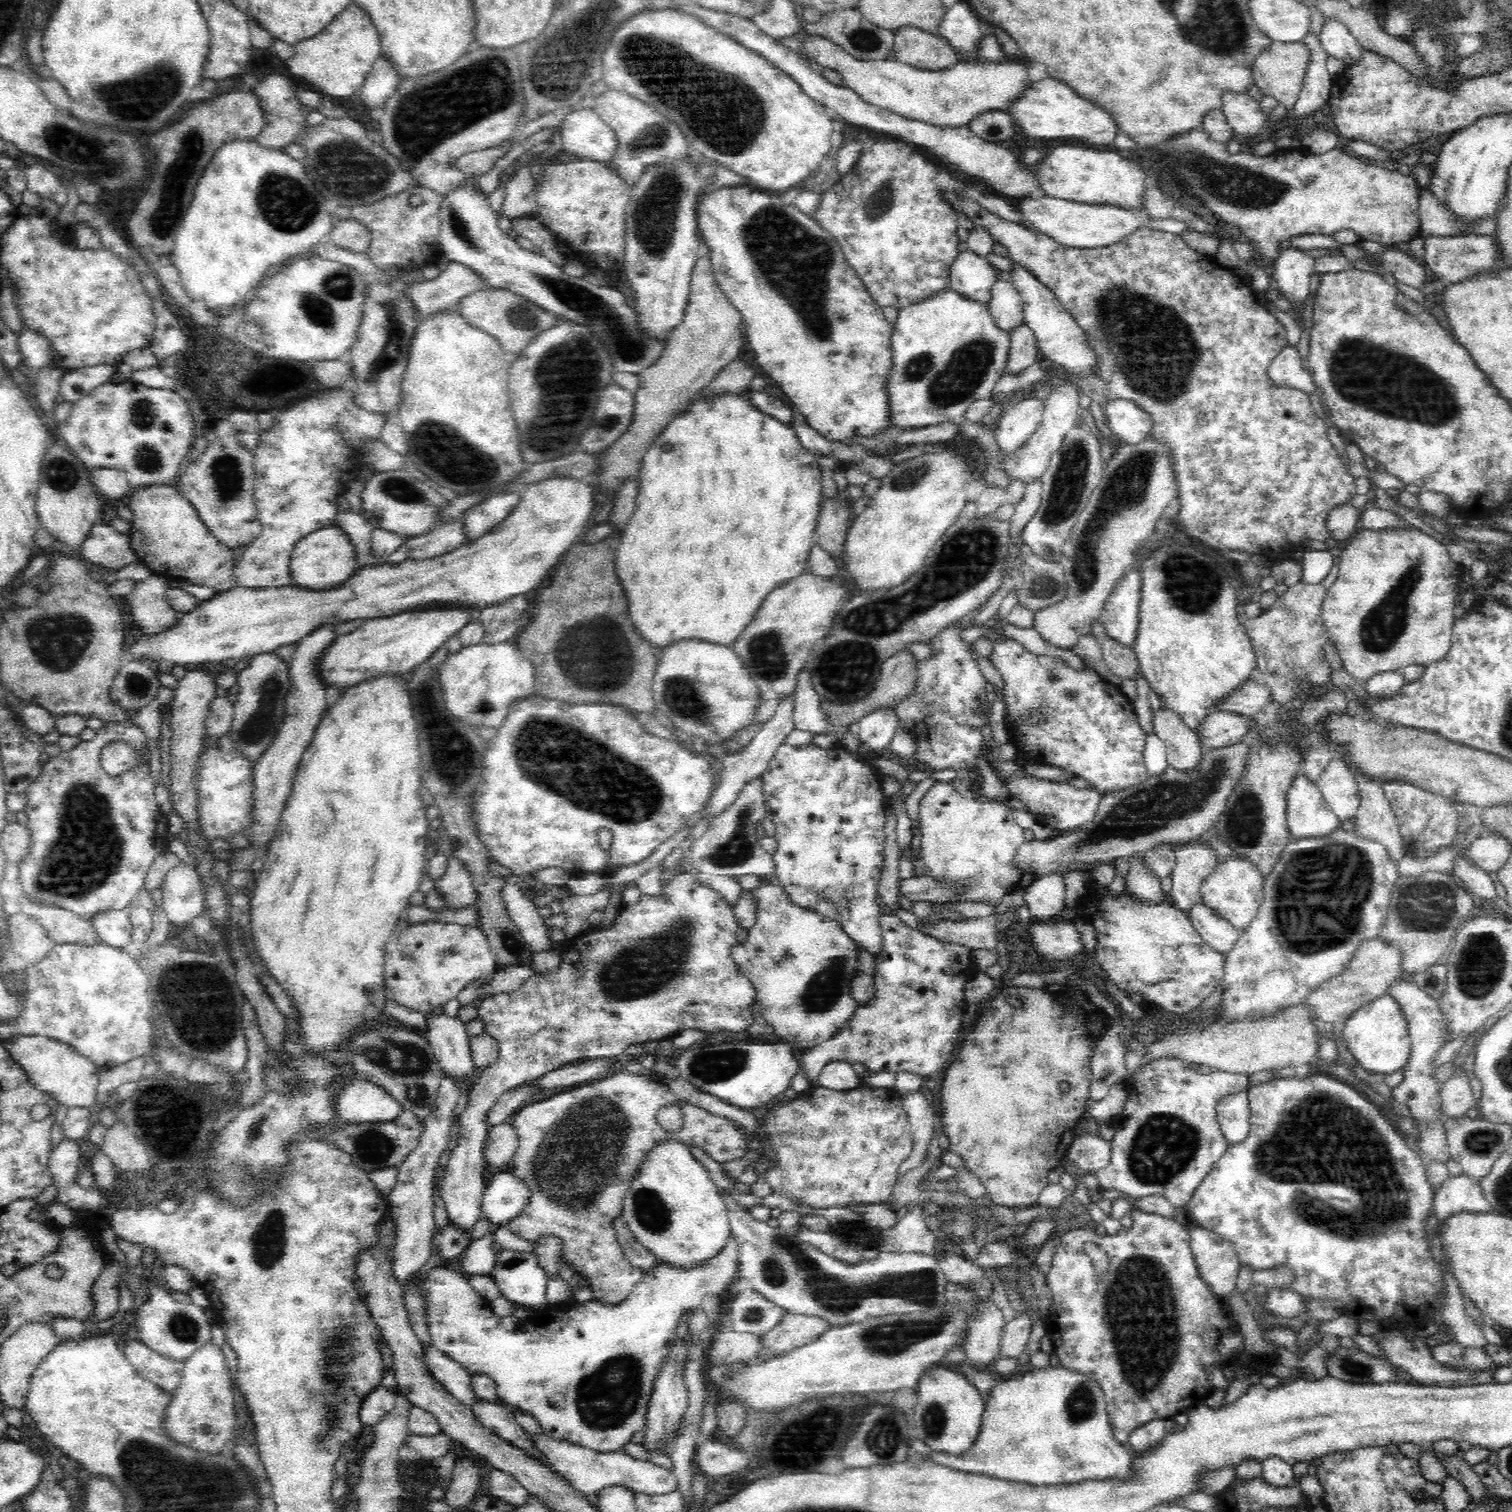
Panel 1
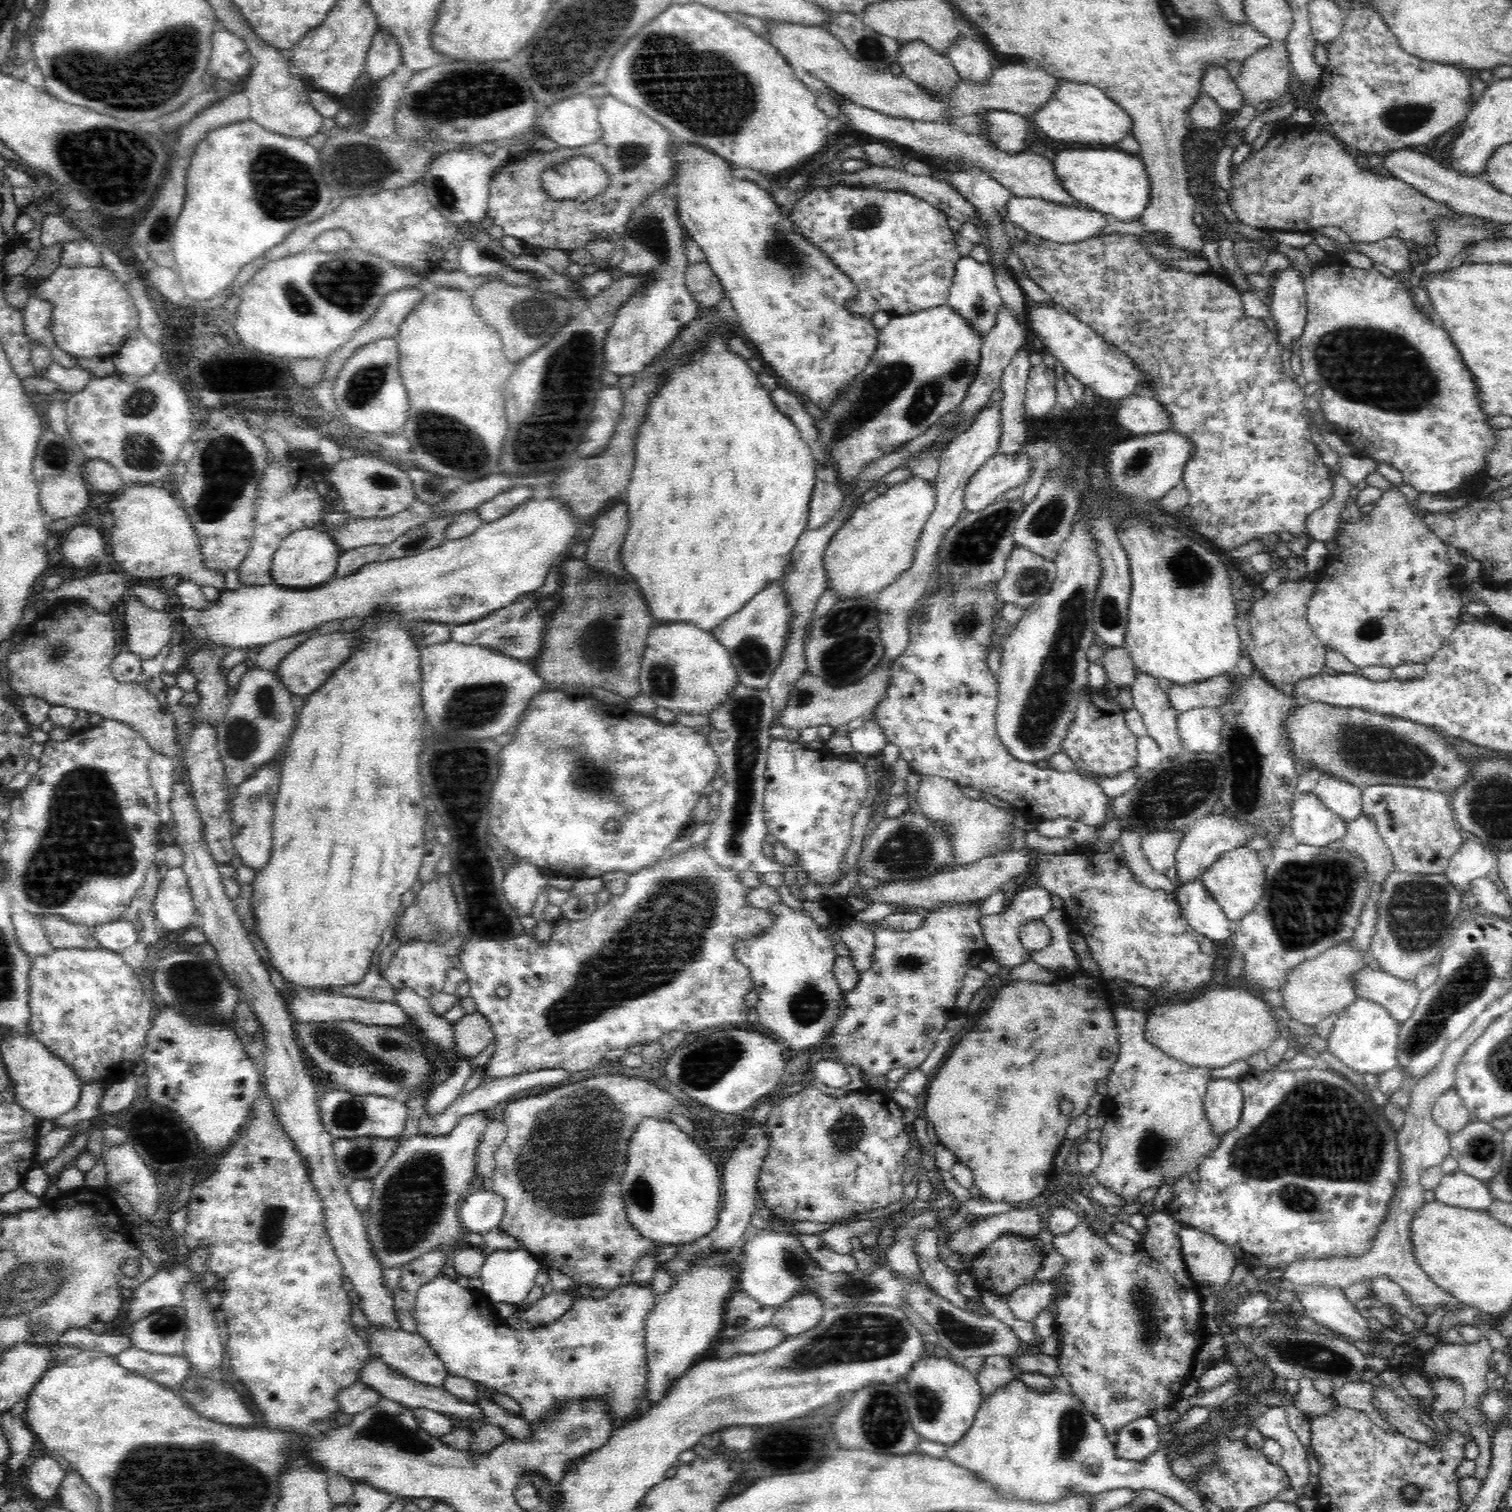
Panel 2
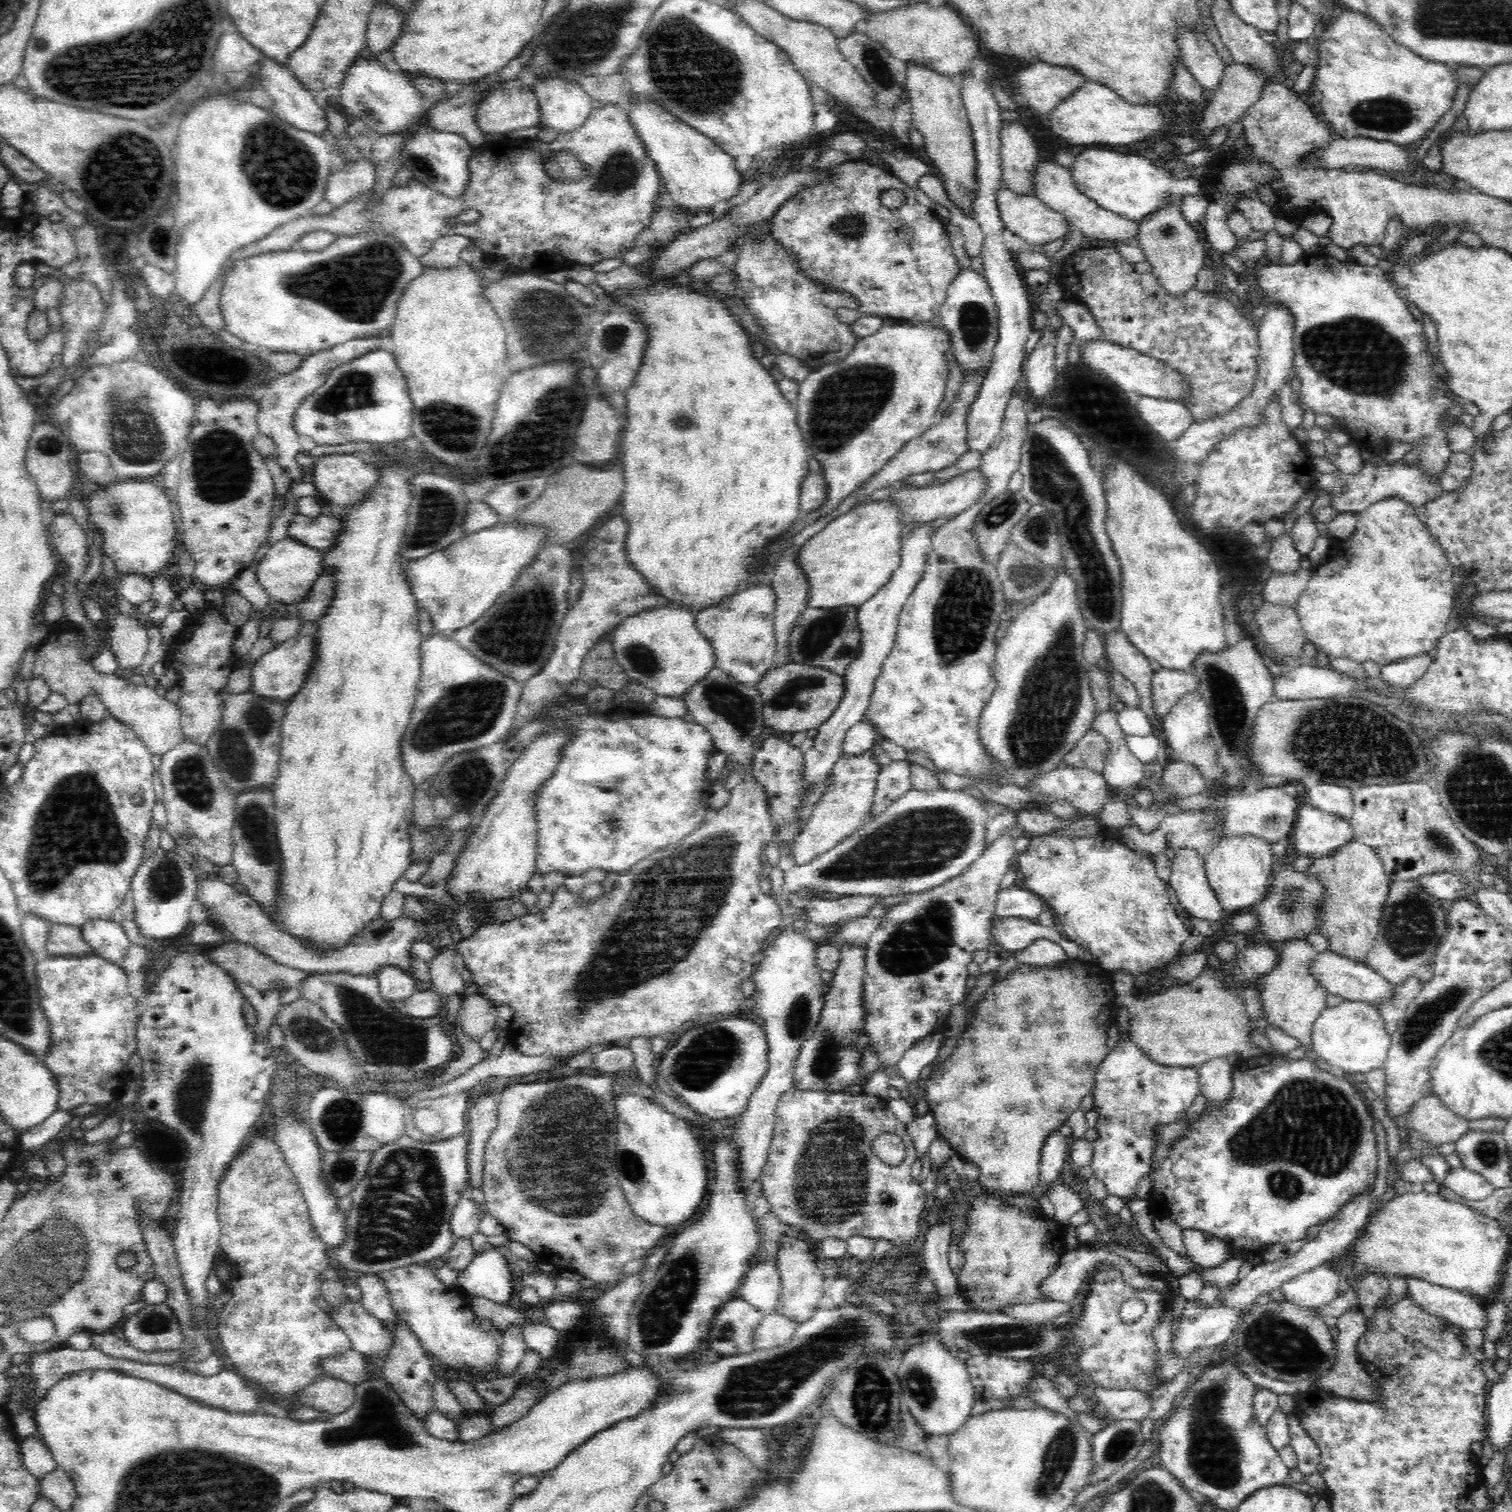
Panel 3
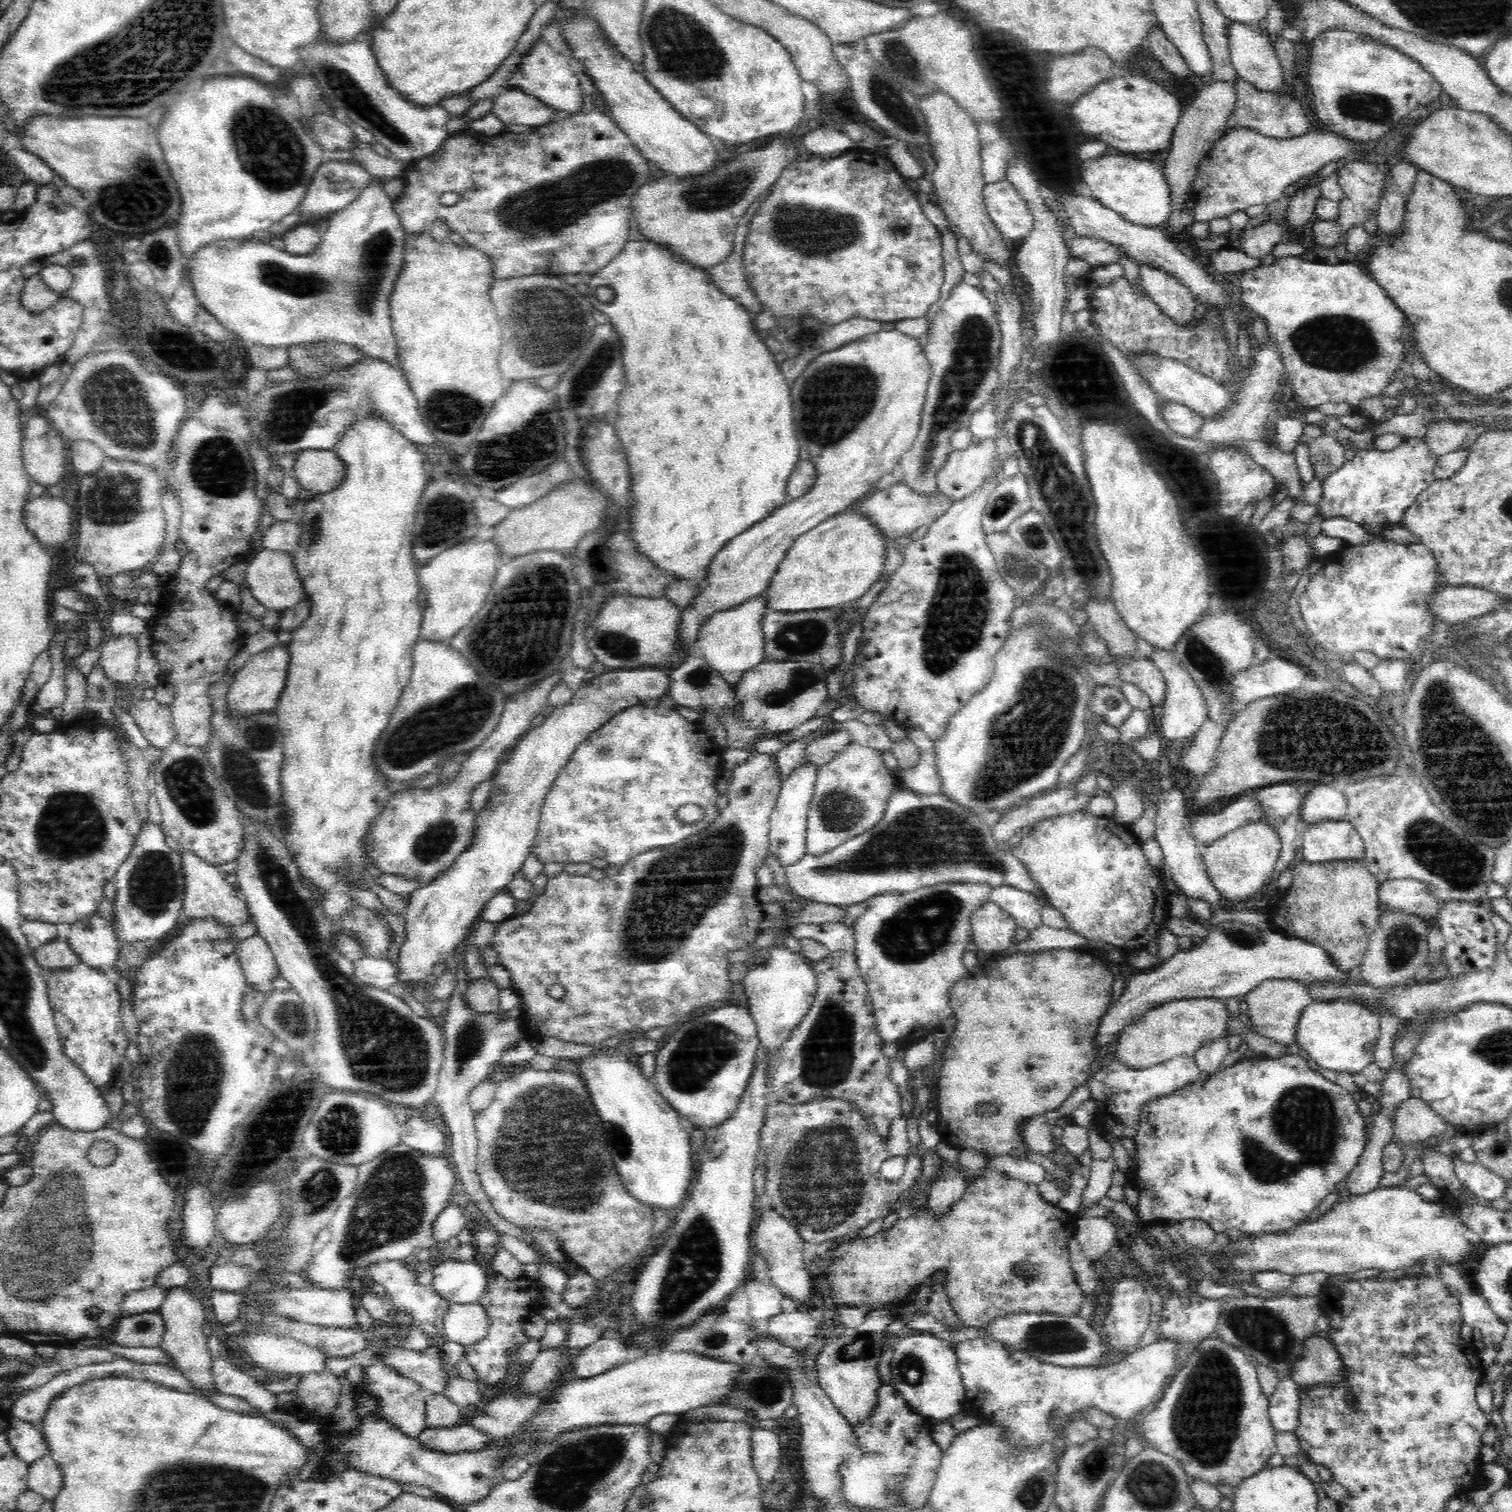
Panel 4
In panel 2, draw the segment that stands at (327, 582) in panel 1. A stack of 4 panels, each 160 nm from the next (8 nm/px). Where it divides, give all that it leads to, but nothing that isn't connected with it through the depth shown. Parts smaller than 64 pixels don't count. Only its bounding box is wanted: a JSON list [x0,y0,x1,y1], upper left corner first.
[272,528,344,589]

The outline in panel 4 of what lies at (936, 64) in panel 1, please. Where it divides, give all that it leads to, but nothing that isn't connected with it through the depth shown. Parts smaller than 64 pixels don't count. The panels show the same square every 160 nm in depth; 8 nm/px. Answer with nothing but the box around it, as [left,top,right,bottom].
[917,92,1012,268]

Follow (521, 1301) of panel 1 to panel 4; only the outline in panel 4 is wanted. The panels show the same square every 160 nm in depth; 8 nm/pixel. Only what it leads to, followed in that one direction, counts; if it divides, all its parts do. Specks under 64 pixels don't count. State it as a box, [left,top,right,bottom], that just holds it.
[432,1259,486,1303]

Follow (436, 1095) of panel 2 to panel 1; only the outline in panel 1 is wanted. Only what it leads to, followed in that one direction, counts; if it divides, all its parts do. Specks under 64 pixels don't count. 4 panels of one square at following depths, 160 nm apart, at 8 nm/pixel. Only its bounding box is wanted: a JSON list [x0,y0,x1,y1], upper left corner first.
[386,1076,460,1284]

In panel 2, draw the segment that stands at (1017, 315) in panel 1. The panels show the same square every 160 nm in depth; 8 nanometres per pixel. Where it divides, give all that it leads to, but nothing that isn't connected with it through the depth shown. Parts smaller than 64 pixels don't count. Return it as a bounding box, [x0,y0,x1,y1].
[943,302,1026,433]

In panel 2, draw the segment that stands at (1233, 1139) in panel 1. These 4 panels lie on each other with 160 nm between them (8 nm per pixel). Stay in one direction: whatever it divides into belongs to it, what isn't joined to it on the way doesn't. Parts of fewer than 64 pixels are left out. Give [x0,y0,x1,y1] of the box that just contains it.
[1204,1079,1244,1135]

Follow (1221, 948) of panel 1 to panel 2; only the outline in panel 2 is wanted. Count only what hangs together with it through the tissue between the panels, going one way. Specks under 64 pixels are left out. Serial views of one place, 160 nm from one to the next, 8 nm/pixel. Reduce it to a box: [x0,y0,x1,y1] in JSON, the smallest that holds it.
[1174,878,1231,942]

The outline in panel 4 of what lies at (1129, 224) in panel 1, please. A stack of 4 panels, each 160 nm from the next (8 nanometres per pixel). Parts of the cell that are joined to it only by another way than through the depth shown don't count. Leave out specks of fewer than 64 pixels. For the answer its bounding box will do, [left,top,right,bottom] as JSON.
[983,179,1034,238]

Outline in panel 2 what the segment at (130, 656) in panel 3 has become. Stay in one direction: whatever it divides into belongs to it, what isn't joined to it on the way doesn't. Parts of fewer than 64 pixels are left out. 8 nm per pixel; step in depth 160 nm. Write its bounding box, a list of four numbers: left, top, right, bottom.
[126,597,172,660]

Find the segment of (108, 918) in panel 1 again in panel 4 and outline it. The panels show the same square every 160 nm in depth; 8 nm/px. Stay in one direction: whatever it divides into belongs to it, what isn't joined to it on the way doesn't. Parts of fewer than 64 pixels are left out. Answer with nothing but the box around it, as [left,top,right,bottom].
[68,914,120,974]

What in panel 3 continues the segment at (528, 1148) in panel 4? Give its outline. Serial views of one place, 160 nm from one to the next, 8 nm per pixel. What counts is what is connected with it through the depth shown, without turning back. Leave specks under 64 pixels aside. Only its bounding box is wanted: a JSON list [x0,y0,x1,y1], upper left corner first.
[481,1074,669,1286]

